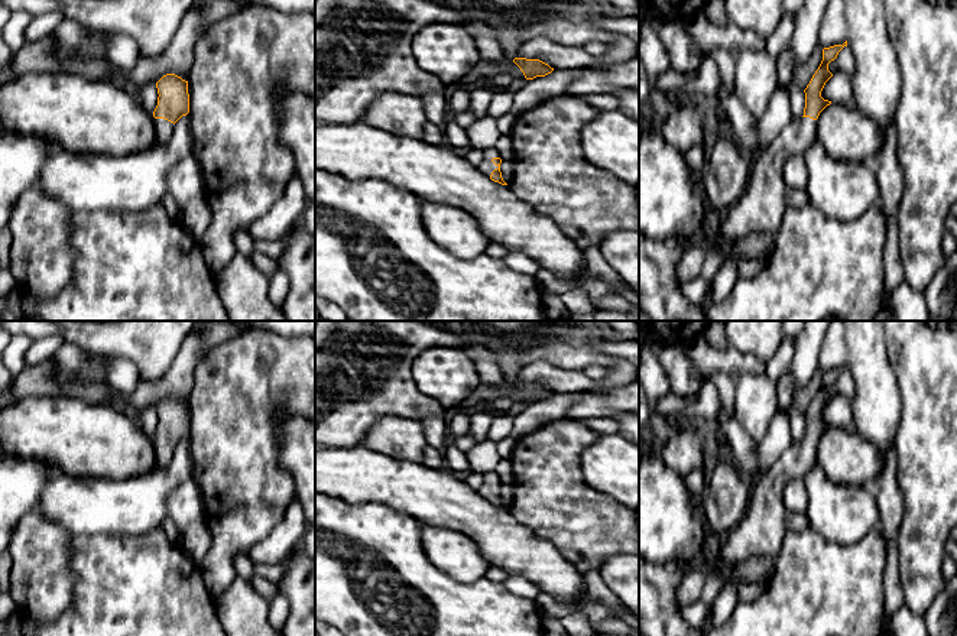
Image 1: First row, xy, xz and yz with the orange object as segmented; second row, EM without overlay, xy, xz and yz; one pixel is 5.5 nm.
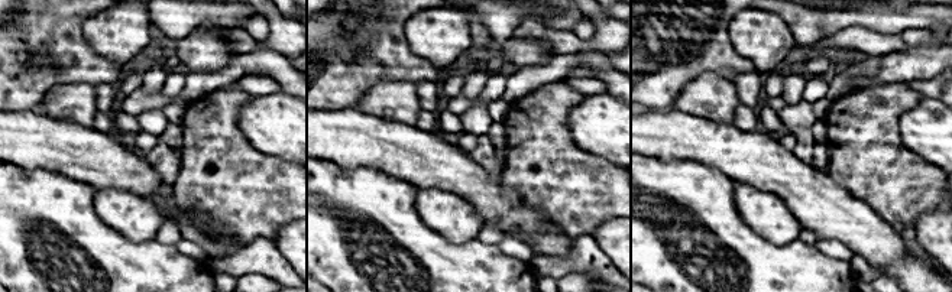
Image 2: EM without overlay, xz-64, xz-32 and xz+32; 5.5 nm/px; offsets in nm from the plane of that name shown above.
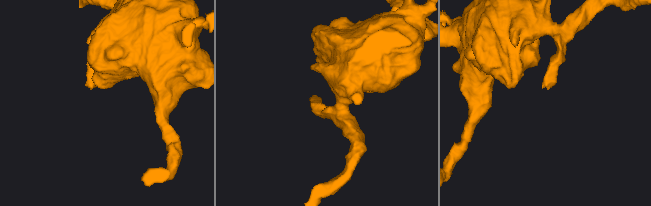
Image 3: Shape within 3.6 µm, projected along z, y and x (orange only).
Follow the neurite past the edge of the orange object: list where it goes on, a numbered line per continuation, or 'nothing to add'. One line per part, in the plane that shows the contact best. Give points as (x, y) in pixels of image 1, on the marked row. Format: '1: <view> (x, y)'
1: xz (486, 165)

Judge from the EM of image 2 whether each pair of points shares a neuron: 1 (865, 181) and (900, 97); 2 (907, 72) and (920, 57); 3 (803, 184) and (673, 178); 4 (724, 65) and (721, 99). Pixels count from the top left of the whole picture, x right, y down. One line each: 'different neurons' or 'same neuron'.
1: same neuron
2: same neuron
3: different neurons
4: different neurons

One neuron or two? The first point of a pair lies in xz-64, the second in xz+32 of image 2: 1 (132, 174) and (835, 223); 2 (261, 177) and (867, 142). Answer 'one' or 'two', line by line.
1: one
2: one

